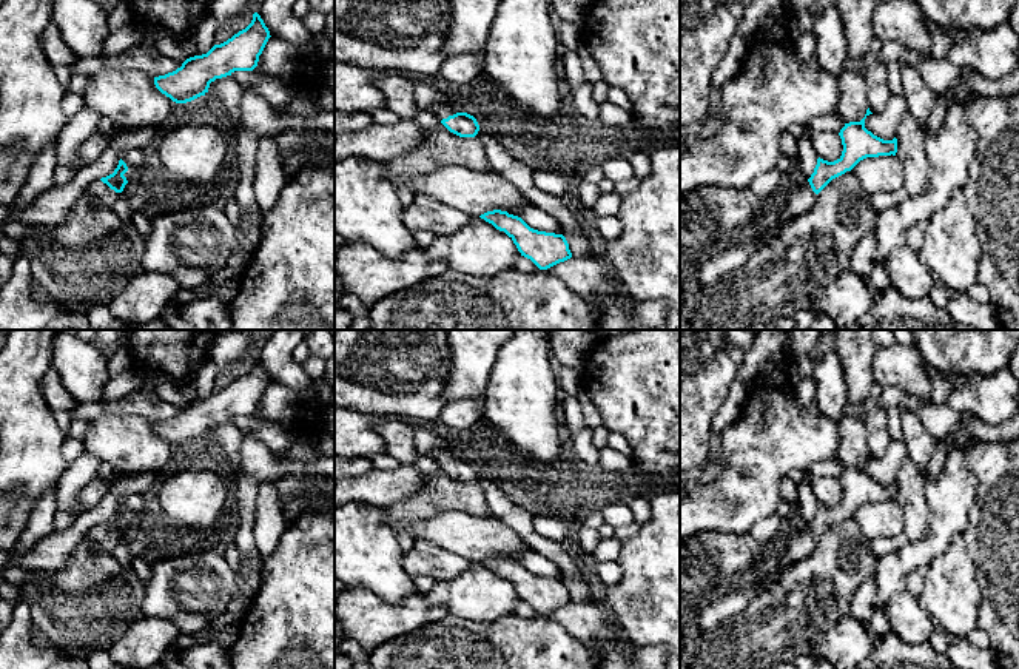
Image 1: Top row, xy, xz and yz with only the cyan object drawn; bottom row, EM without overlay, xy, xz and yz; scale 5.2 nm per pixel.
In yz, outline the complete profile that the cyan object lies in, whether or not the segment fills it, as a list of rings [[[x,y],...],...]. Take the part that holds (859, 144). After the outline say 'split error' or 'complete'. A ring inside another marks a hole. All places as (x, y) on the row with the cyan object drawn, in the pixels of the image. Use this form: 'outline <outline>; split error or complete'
outline [[[869,108],[860,122],[849,122],[840,129],[843,151],[842,156],[828,162],[817,159],[814,173],[800,187],[788,194],[786,203],[771,211],[768,227],[783,225],[795,216],[806,213],[816,202],[817,194],[836,177],[851,171],[860,160],[866,157],[896,156],[897,139],[883,140],[865,128],[865,119],[873,114]]]; split error

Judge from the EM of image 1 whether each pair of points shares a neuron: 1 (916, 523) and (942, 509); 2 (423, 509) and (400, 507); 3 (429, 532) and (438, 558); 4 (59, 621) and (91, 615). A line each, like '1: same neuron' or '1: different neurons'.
1: different neurons
2: same neuron
3: different neurons
4: same neuron

